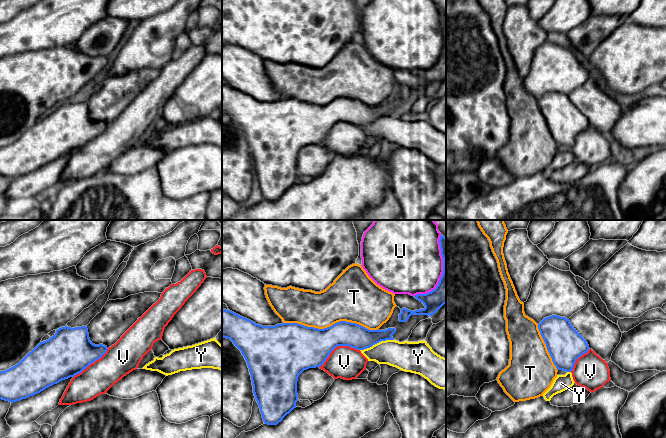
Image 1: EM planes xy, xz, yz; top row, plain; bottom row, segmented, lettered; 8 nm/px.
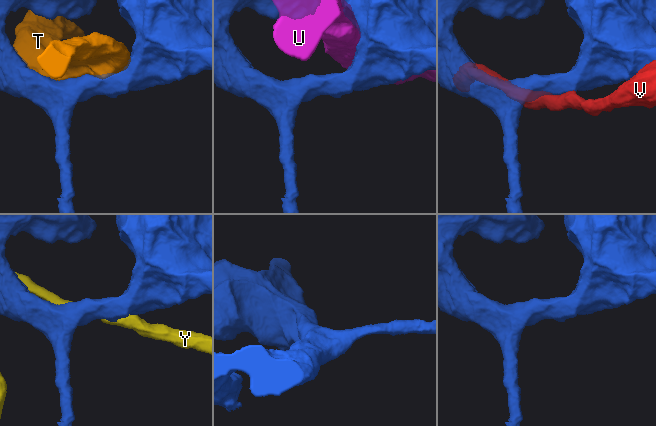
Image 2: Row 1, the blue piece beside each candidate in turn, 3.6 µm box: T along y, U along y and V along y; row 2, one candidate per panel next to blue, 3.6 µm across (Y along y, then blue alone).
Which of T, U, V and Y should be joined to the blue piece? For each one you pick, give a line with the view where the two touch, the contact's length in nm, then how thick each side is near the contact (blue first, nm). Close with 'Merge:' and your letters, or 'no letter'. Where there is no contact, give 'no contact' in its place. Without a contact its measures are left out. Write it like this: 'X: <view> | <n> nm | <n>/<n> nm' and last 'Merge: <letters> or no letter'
Merge: no letter

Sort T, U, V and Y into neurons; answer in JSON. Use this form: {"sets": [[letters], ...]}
{"sets": [["T"], ["U"], ["V"], ["Y"]]}

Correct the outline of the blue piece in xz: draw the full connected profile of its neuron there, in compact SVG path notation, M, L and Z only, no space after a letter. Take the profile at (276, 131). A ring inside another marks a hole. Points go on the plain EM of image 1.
M222 85L222 113L230 115L244 132L251 151L255 175L259 181L263 197L268 201L277 201L296 184L296 178L298 177L297 157L304 146L323 141L337 122L349 122L357 126L364 126L381 117L394 116L392 111L395 108L395 104L369 106L359 100L346 97L337 98L324 105L307 103L298 99L262 102L230 86Z

